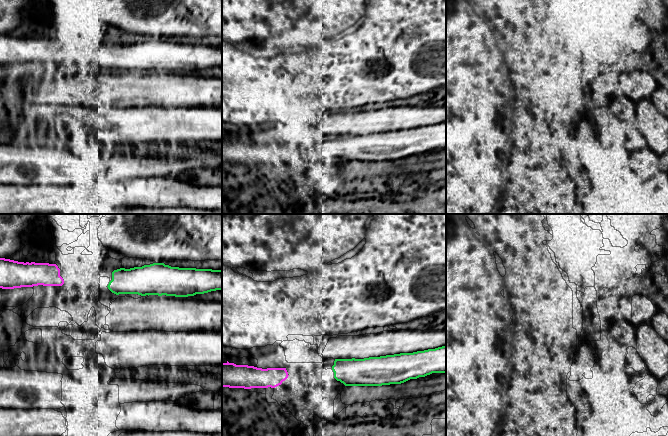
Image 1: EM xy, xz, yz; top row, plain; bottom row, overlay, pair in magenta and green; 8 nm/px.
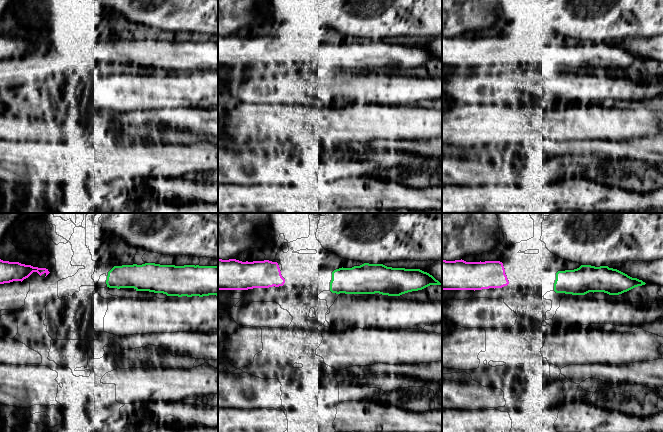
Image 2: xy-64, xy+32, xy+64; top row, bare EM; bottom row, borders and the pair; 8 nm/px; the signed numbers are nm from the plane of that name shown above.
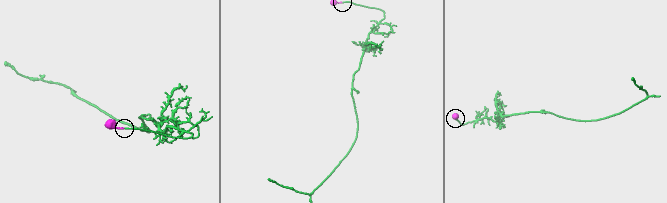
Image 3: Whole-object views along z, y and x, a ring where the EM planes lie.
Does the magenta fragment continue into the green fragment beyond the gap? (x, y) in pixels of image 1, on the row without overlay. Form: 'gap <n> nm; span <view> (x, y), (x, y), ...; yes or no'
gap 360 nm; span xy (63, 59), (107, 62); yes

